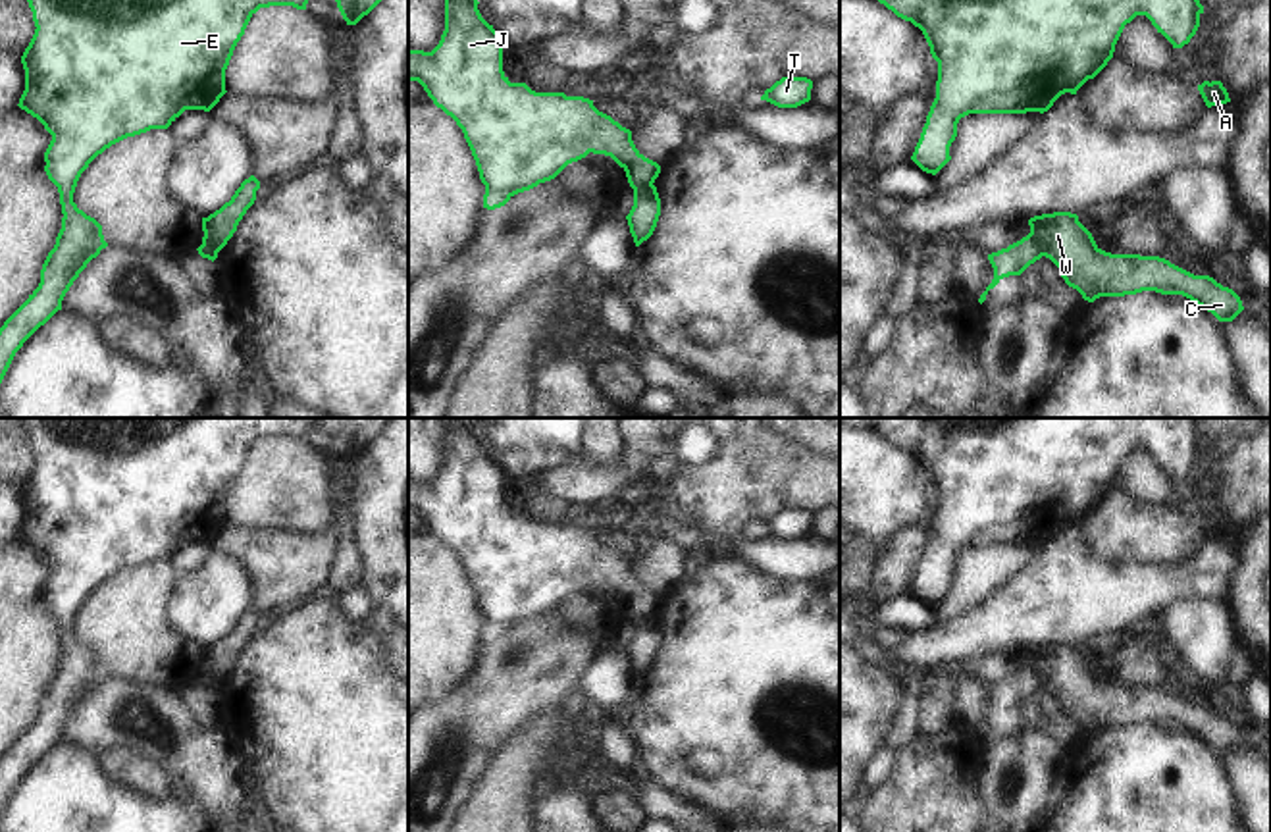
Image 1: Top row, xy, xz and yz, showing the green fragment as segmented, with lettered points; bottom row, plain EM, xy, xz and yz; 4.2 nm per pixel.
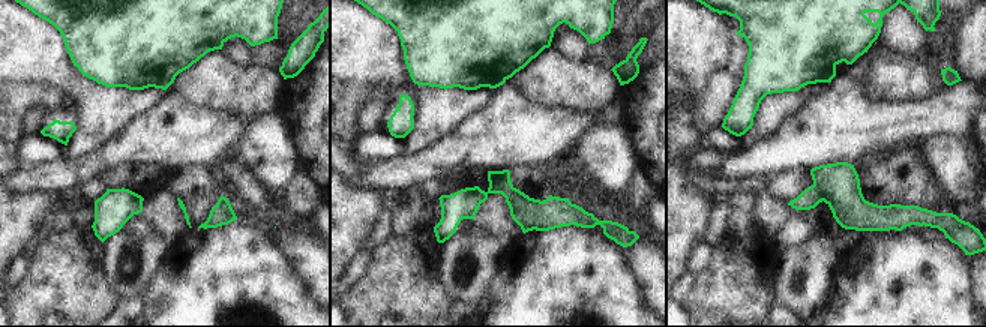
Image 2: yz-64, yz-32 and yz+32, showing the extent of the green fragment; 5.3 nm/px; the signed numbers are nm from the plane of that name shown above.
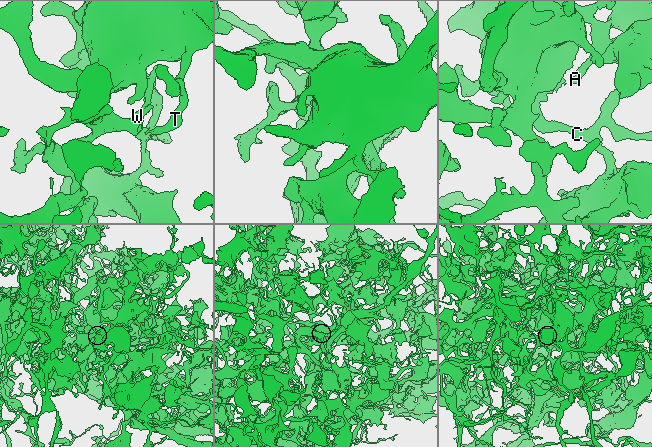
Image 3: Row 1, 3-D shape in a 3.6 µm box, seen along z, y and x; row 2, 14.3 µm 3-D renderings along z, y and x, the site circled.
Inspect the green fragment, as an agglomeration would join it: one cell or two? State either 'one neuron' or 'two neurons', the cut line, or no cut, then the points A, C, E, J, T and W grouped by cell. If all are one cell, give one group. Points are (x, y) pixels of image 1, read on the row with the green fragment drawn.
two neurons; cut yz (1029, 234), (1042, 255); groups A E J T / C W

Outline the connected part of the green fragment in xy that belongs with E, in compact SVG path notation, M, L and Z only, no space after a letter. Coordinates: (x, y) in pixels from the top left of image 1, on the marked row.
M27 0L33 12L35 35L21 56L25 91L19 108L37 117L52 135L44 152L44 171L58 187L62 229L48 252L40 283L29 299L0 327L0 383L23 343L44 325L87 264L108 247L102 225L77 208L73 193L89 164L112 144L146 133L168 129L185 110L210 112L225 91L225 69L250 17L260 8L293 6L306 10L308 0Z

